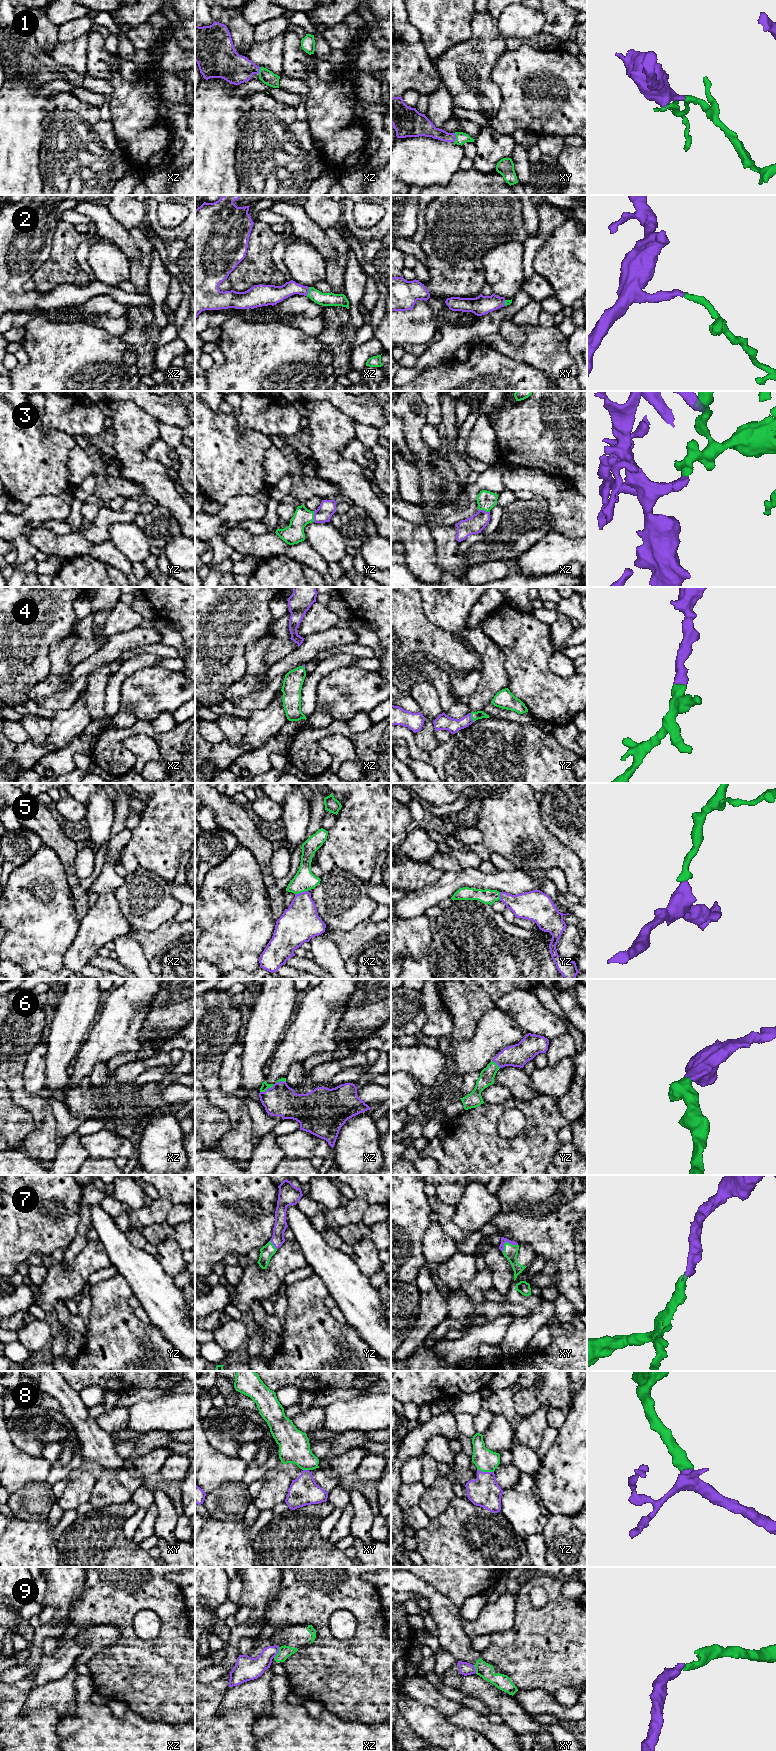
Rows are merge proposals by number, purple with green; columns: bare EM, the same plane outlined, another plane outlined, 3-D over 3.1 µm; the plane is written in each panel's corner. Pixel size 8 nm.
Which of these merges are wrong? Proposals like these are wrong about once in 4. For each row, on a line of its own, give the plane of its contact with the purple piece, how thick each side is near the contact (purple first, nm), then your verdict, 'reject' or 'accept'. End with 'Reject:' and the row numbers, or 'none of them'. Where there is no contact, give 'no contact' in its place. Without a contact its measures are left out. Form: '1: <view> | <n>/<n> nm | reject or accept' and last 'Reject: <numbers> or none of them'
1: xy | 130/90 nm | accept
2: xz | 130/110 nm | accept
3: yz | 140/160 nm | accept
4: yz | 130/70 nm | accept
5: xz | 300/170 nm | accept
6: xz | 260/60 nm | accept
7: xy | 50/120 nm | accept
8: yz | 240/180 nm | accept
9: xz | 170/100 nm | reject
Reject: 9

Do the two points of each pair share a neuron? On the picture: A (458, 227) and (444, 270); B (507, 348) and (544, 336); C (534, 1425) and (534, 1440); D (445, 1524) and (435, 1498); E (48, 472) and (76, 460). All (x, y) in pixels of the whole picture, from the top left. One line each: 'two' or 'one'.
A: one
B: one
C: one
D: two
E: two

